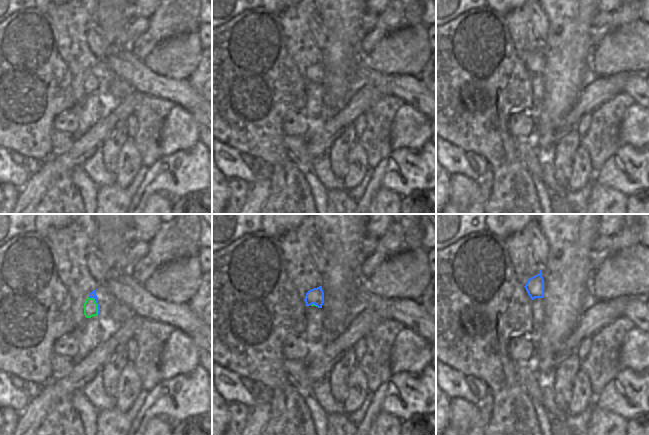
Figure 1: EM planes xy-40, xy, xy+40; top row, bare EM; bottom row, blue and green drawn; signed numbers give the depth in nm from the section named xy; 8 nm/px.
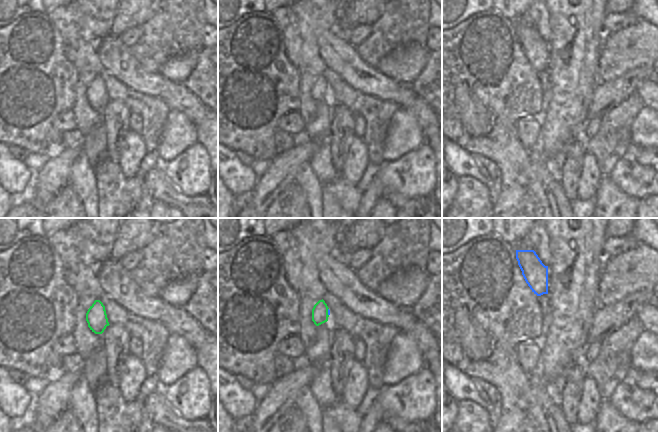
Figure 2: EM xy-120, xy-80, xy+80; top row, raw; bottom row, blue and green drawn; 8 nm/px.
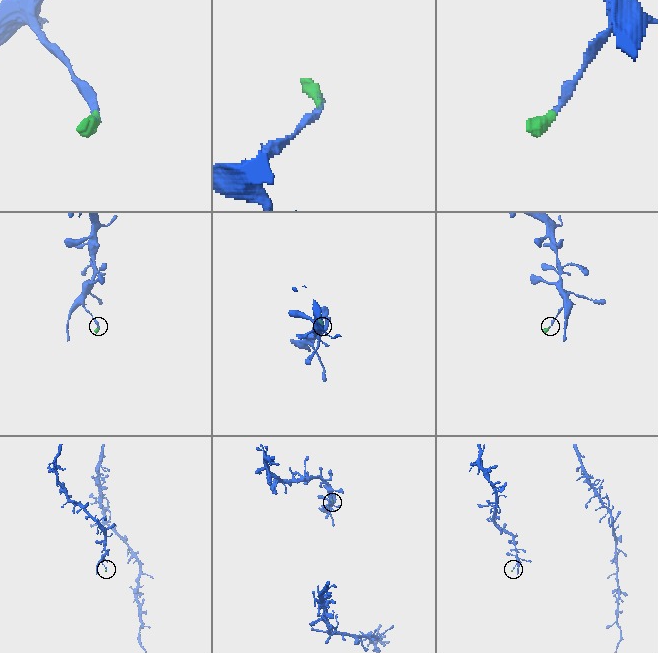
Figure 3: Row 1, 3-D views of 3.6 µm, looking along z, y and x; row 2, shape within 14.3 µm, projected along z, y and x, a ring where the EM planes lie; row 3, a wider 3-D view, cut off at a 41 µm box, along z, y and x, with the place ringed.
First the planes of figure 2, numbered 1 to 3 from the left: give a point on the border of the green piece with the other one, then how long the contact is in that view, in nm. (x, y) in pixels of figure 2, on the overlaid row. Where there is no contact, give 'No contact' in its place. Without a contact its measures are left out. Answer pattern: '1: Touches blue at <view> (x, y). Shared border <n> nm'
1: No contact
2: Touches blue at xy-80 (328, 312). Shared border 60 nm
3: No contact.

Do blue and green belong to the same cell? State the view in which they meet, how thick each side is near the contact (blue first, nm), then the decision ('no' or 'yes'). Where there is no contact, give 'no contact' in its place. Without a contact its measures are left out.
xy-40 | 50/110 nm | yes

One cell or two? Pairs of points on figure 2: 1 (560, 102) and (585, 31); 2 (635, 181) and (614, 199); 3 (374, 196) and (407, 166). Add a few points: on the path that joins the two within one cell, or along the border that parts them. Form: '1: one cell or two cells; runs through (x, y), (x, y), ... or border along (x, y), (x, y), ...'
1: one cell; runs through (572, 84), (573, 49)
2: two cells; border along (607, 176), (625, 193), (639, 200)
3: one cell; runs through (378, 187), (398, 169)

